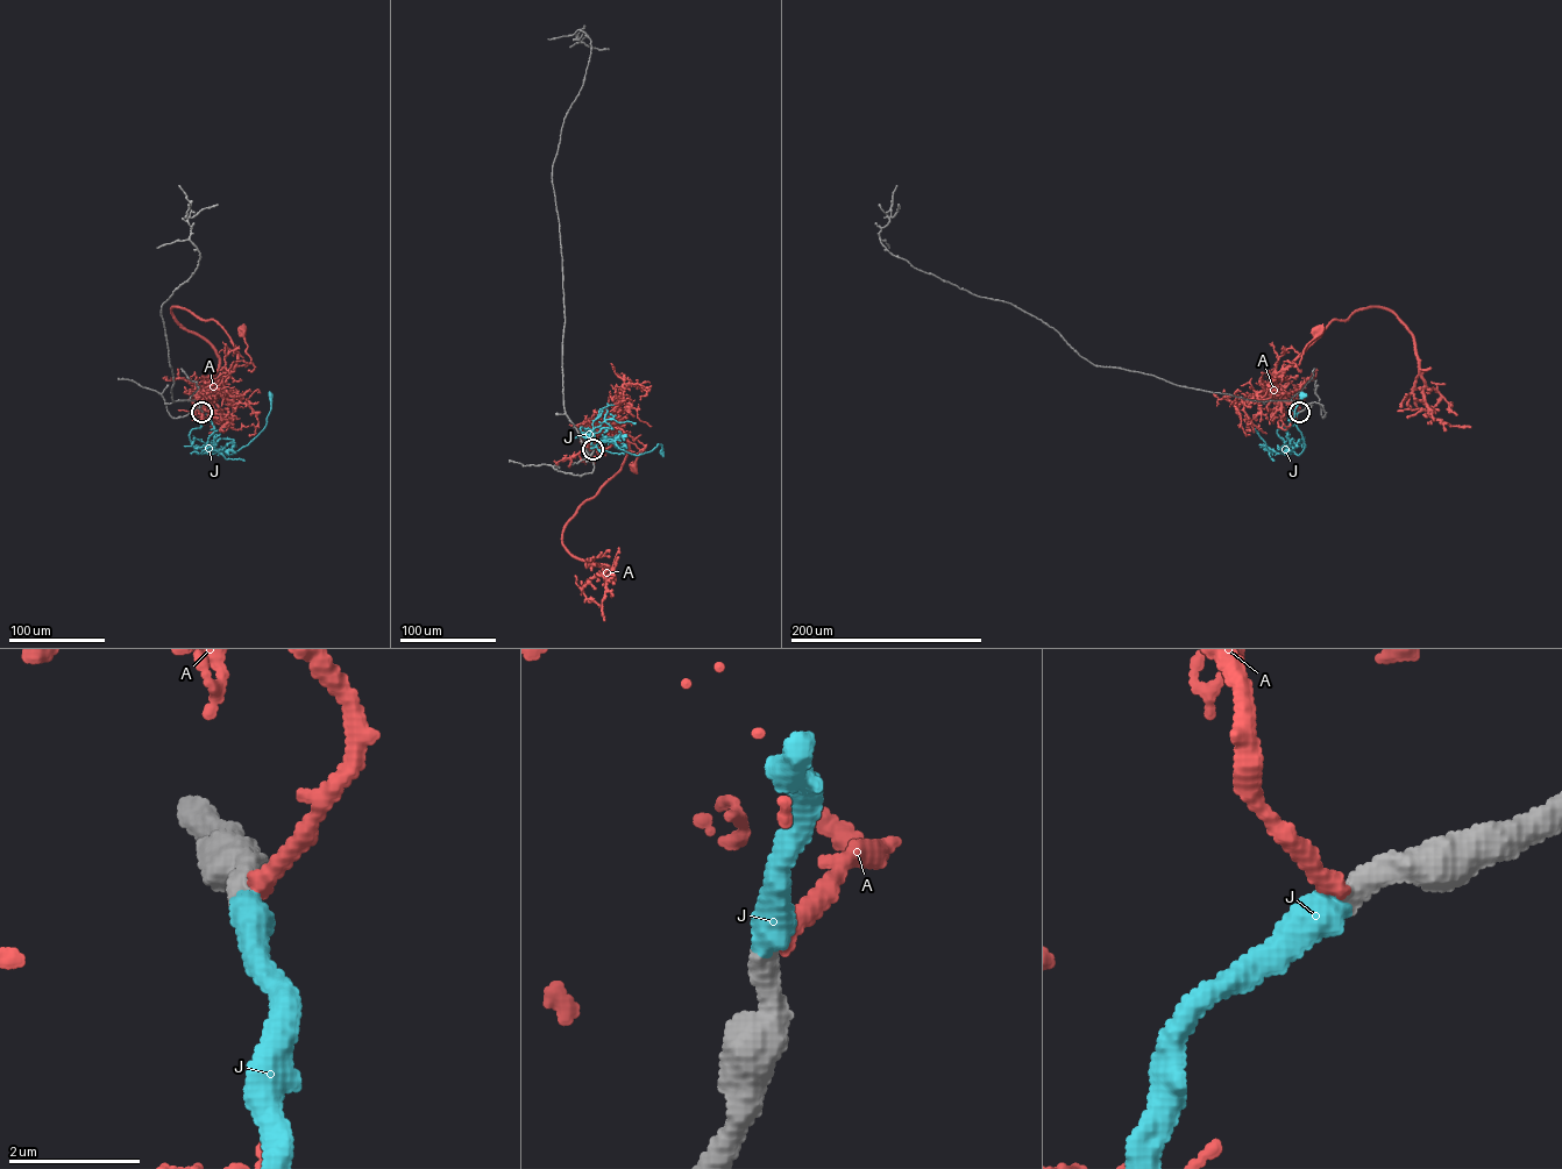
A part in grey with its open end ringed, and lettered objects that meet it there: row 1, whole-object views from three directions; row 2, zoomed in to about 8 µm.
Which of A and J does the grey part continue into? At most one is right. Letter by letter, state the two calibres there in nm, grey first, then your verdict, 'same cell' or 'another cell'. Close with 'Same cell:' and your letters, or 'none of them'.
A: 440/320 nm | another cell
J: 420/480 nm | same cell
Same cell: J

